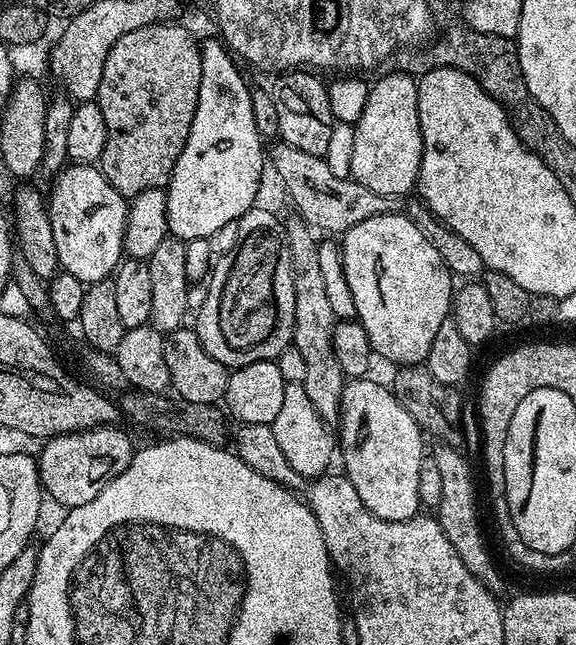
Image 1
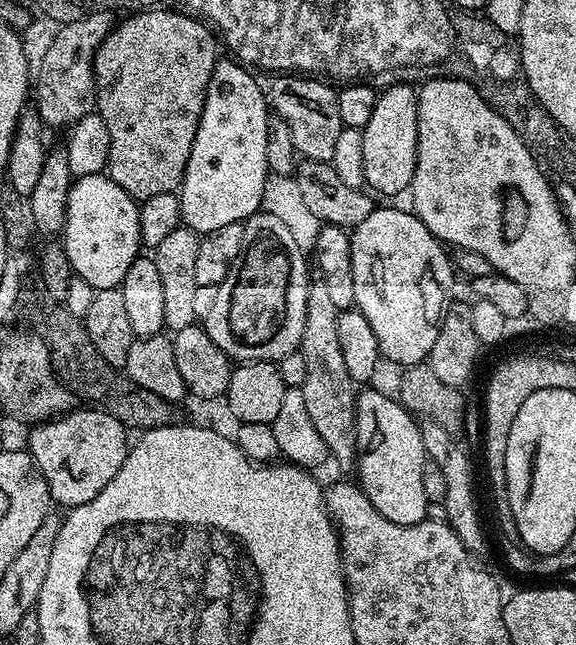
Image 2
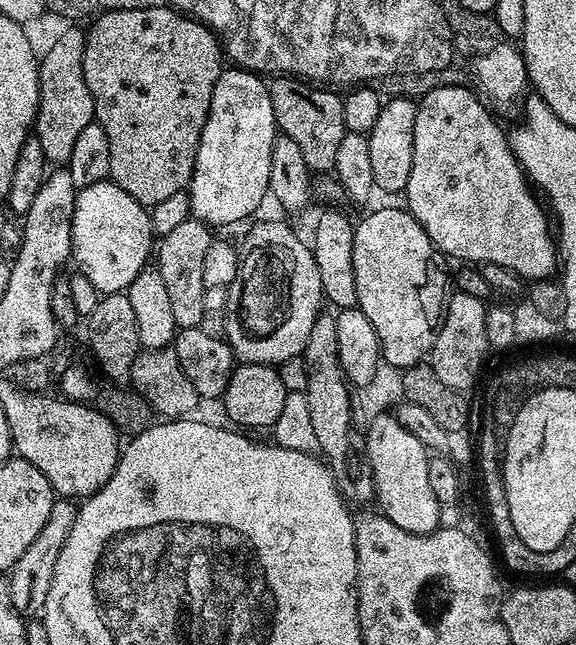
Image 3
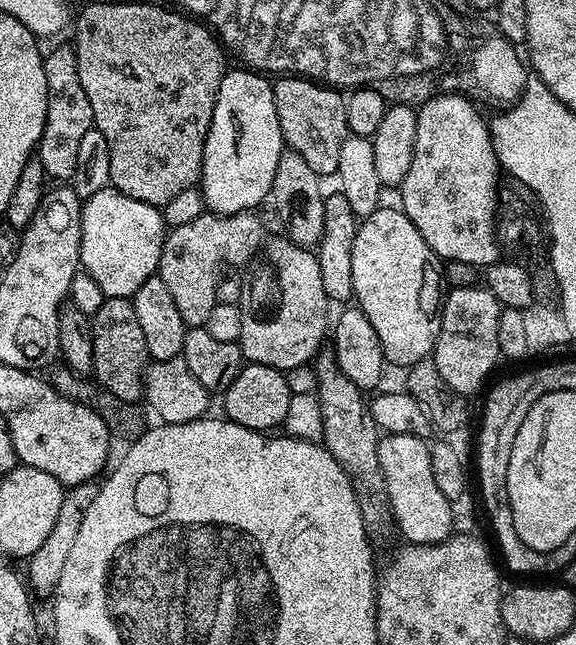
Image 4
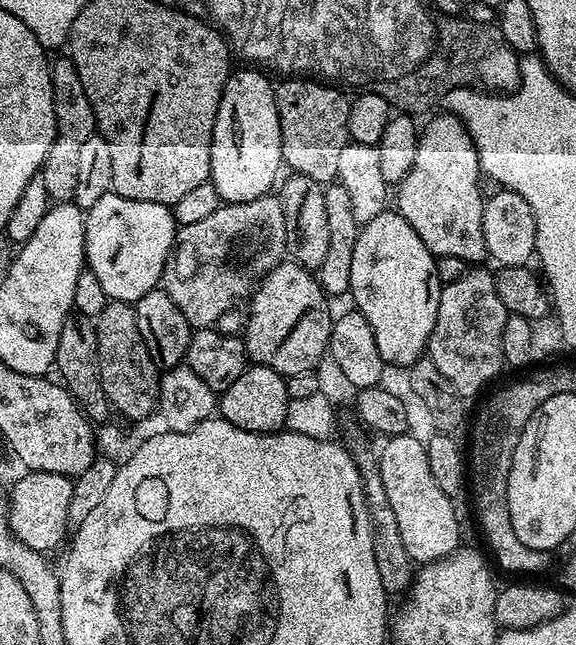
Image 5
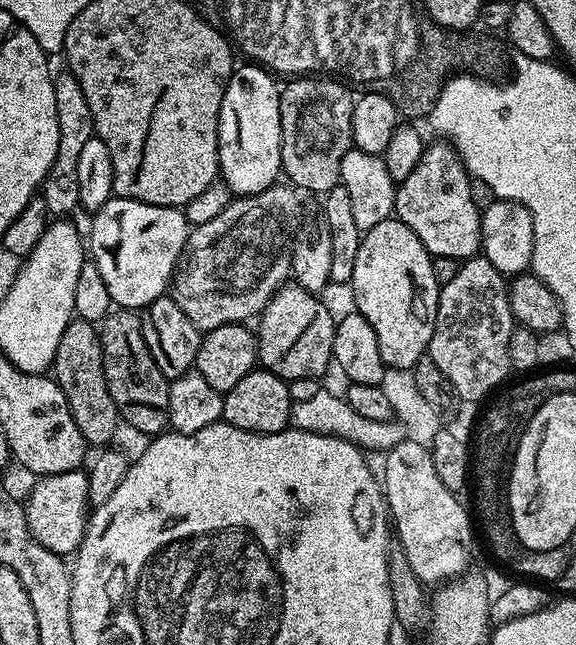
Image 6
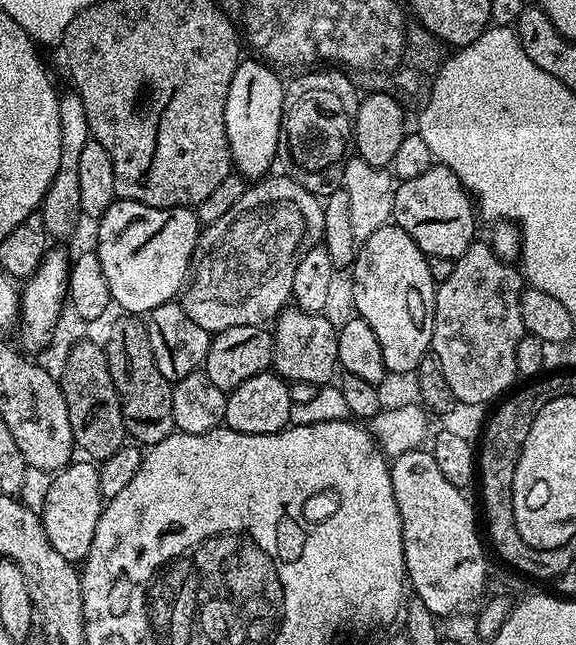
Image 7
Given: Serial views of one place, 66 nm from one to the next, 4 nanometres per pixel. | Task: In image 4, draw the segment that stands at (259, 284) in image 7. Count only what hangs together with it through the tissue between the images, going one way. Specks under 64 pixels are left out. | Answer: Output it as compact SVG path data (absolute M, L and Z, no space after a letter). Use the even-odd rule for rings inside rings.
M252 210L235 212L232 216L205 214L194 218L194 222L186 222L186 226L171 229L165 235L158 275L170 289L174 306L178 306L178 314L182 314L188 328L209 323L207 320L216 304L216 287L220 284L220 267L233 264L243 269L251 265L257 253L265 247L264 224L256 215Z

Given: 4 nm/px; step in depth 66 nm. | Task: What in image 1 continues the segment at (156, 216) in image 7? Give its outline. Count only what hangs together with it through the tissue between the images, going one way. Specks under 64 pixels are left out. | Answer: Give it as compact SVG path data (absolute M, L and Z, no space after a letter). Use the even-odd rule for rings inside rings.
M69 163L60 175L51 181L52 196L47 197L48 217L54 226L54 243L58 249L58 262L61 269L74 278L78 278L85 286L107 280L120 265L124 251L124 231L128 221L129 201L100 173L99 167L91 164Z

